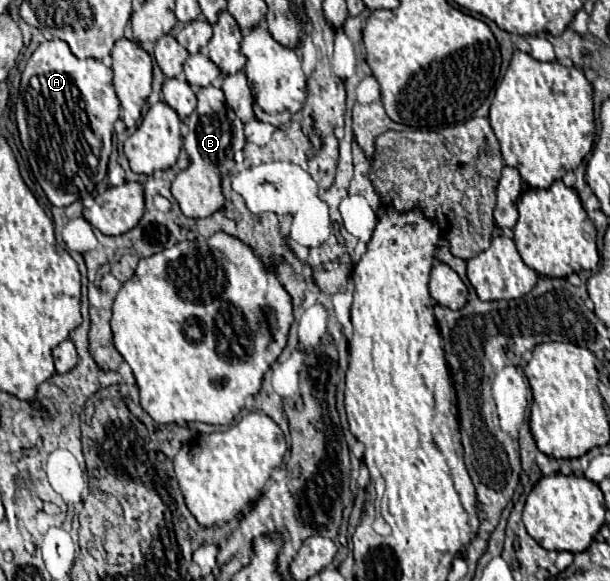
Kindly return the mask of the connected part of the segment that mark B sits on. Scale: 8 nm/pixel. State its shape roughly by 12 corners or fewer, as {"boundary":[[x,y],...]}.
{"boundary":[[213,85],[197,91],[183,149],[189,167],[171,185],[183,215],[229,203],[225,161],[243,123]]}

